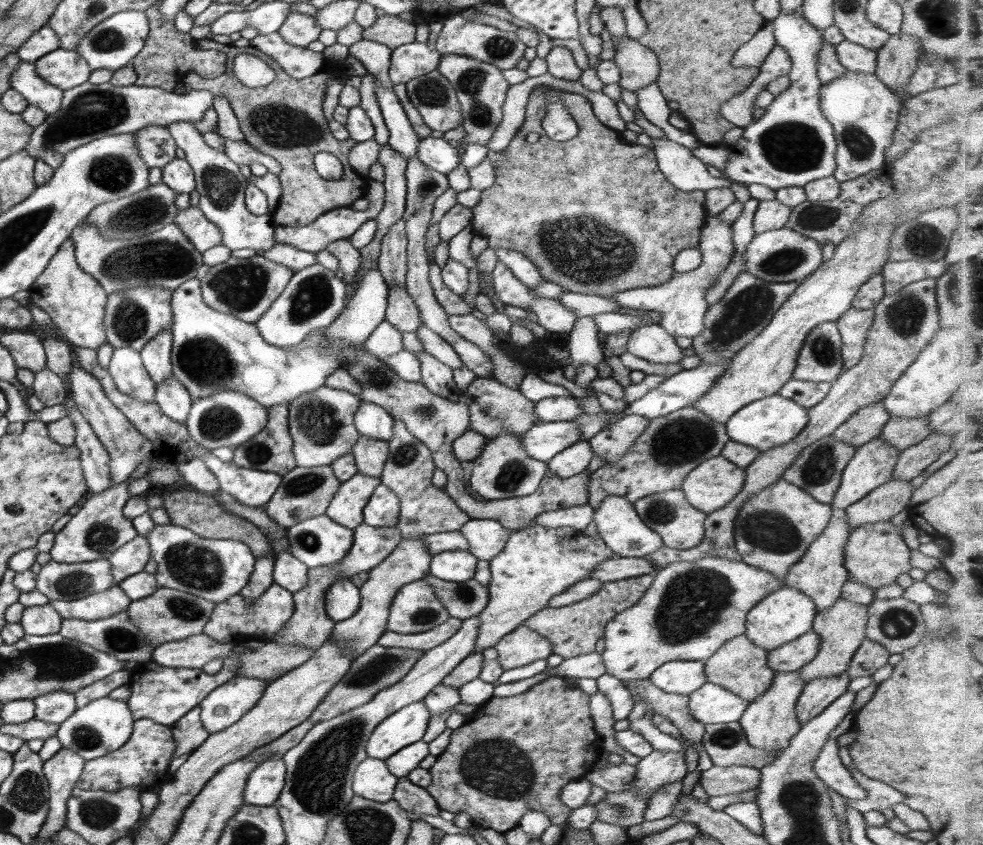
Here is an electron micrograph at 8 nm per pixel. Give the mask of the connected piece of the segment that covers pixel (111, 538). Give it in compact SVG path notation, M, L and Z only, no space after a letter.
M140 464L130 476L120 484L108 487L100 494L87 495L83 499L80 510L66 523L66 526L55 534L55 541L50 549L50 556L56 562L66 564L84 563L89 560L108 559L123 544L136 538L133 522L124 516L123 508L131 494L128 483L134 478L144 477L153 464Z

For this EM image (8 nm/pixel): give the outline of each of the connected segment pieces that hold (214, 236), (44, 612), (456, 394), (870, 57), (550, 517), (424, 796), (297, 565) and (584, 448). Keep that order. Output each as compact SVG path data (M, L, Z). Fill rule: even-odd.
M195 206L180 210L174 223L183 230L188 240L191 240L194 248L200 253L204 253L222 242L220 229Z
M48 603L25 607L19 623L26 635L46 636L59 632L62 619L56 609Z
M415 353L421 366L421 384L446 400L464 401L465 392L456 387L453 370L428 353Z
M845 39L834 46L834 54L848 71L875 74L877 52L874 50Z
M588 503L565 509L550 510L538 516L530 527L542 526L550 529L570 527L576 531L584 531L588 524L593 522L594 511L594 508Z
M406 776L397 780L392 799L408 814L439 816L441 812L438 804L425 788L412 784Z
M282 551L275 554L273 582L286 588L291 593L298 592L306 586L307 566L292 553Z
M580 440L553 456L547 466L556 476L568 478L586 470L594 453L588 441Z

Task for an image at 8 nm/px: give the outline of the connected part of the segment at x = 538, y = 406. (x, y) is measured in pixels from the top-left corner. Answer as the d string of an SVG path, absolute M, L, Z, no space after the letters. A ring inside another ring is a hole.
M576 397L544 398L534 404L535 415L542 423L572 421L583 413L583 406Z

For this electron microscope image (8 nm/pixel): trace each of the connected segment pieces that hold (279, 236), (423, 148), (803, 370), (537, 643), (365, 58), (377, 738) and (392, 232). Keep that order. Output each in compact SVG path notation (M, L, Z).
M367 179L365 195L370 200L370 205L366 210L358 211L346 206L334 208L320 215L306 226L296 228L292 228L291 226L276 226L274 238L278 243L290 244L290 246L294 246L298 250L312 253L324 250L327 244L330 244L333 240L349 239L364 222L368 220L374 221L385 203L385 188L381 182Z
M426 137L419 141L417 158L428 168L447 175L460 162L457 148L444 141L443 137Z
M836 321L818 324L797 354L793 379L833 384L843 372L841 344Z
M522 624L503 636L496 643L495 649L498 664L504 670L547 659L553 653L550 641L545 636Z
M363 38L356 45L352 45L349 51L349 55L358 59L367 72L373 74L381 82L382 86L393 88L395 84L389 77L389 64L393 52L390 48L379 42Z
M423 700L402 707L382 720L372 732L366 744L366 755L386 761L394 752L419 742L426 733L430 717Z
M404 219L398 220L386 232L378 254L378 271L389 288L405 288L407 272L407 234Z

